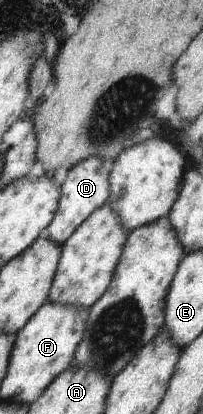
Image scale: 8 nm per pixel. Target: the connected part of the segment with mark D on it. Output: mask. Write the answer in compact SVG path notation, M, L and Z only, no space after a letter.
M99 156L84 159L68 171L61 189L60 209L57 210L56 218L49 224L48 229L43 231L43 236L63 247L95 210L108 203L109 196L112 194L110 167L106 166L105 159Z

